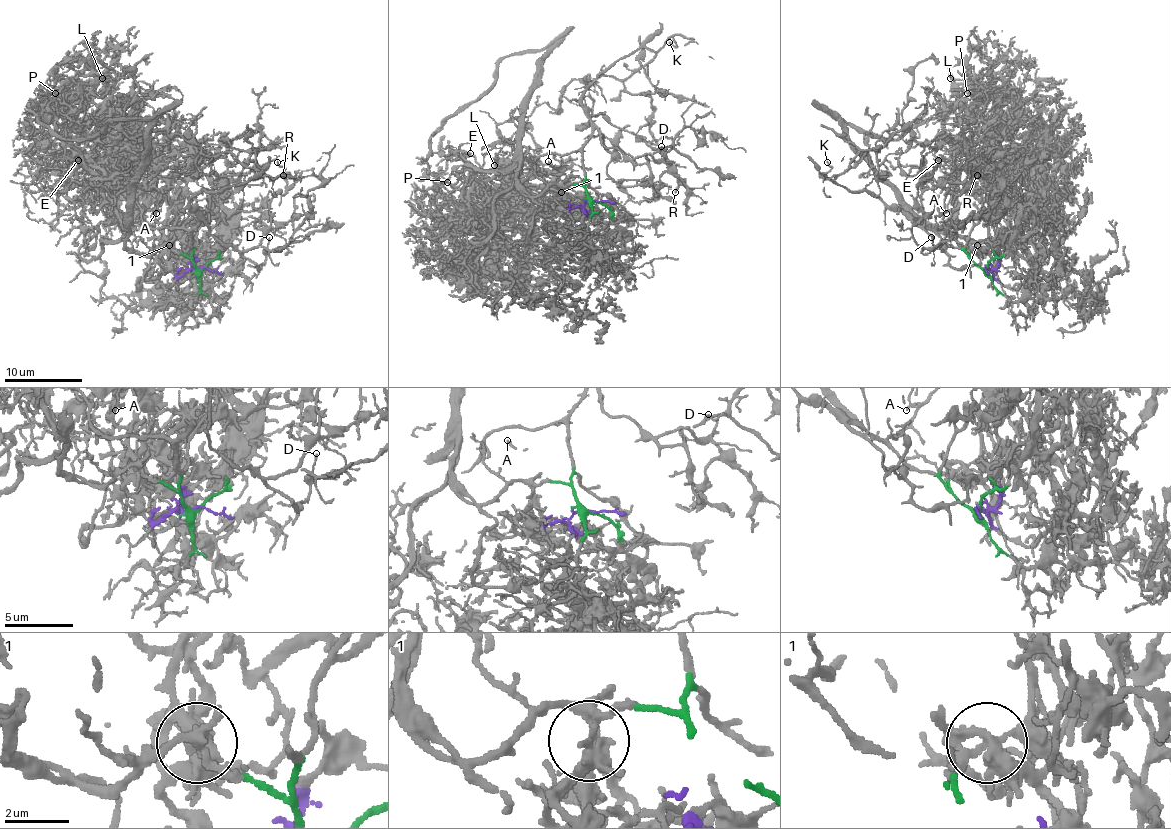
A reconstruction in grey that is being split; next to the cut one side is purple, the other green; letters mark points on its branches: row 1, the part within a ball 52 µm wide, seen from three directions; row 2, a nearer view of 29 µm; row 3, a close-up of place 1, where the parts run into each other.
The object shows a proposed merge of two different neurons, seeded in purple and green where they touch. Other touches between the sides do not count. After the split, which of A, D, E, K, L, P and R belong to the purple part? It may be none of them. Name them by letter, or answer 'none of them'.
A, E, L, P

